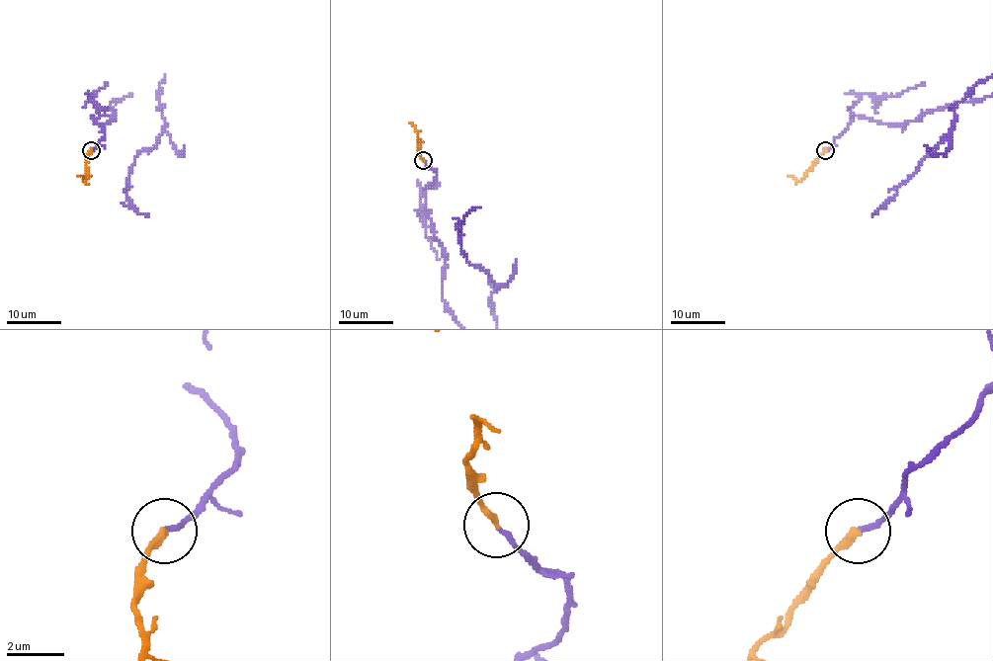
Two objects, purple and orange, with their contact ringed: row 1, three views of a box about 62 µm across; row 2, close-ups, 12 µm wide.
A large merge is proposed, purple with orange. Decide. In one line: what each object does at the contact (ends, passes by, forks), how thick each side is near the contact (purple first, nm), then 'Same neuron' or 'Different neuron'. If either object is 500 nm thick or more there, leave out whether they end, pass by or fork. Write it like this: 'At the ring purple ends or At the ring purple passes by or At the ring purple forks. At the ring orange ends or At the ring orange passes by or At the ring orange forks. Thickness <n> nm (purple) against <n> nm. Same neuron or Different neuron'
At the ring purple ends. At the ring orange ends. Thickness 160 nm (purple) against 260 nm. Same neuron

